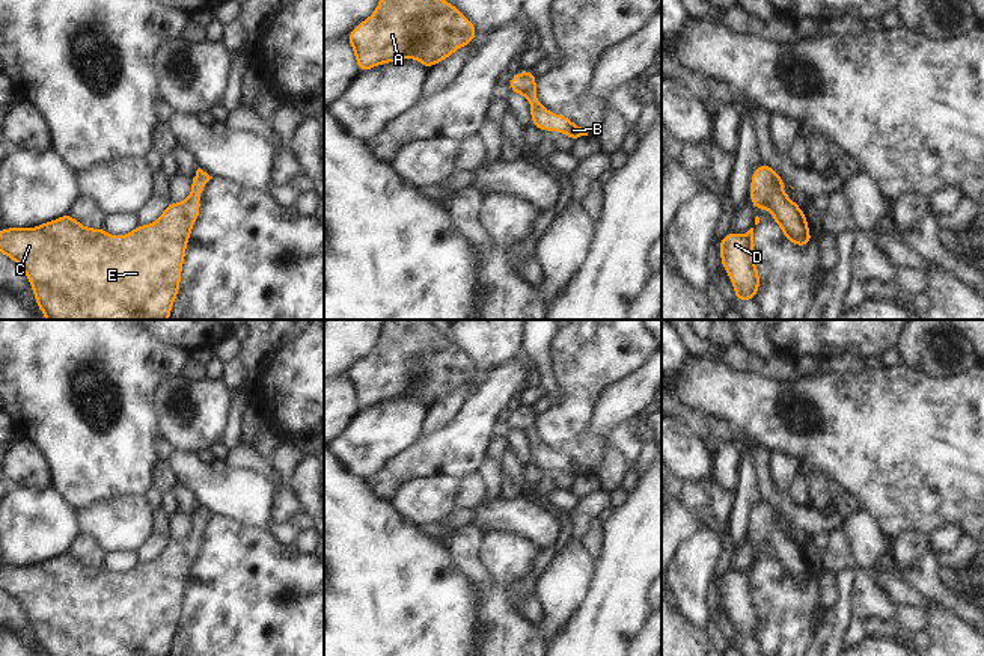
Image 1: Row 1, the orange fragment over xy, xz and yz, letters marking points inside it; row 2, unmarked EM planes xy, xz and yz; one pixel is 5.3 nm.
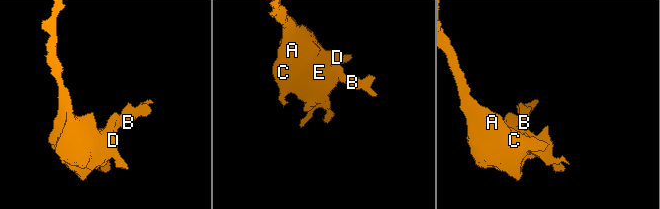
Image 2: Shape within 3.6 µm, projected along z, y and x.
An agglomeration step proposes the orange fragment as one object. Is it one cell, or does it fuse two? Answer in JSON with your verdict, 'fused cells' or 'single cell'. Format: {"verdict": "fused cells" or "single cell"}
{"verdict": "single cell"}

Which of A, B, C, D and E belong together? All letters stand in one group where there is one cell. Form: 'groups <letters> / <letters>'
groups A B C D E

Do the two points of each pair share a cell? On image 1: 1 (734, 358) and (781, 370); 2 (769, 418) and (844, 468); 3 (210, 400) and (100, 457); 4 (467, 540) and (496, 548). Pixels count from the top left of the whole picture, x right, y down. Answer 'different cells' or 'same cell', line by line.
1: same cell
2: same cell
3: different cells
4: different cells

